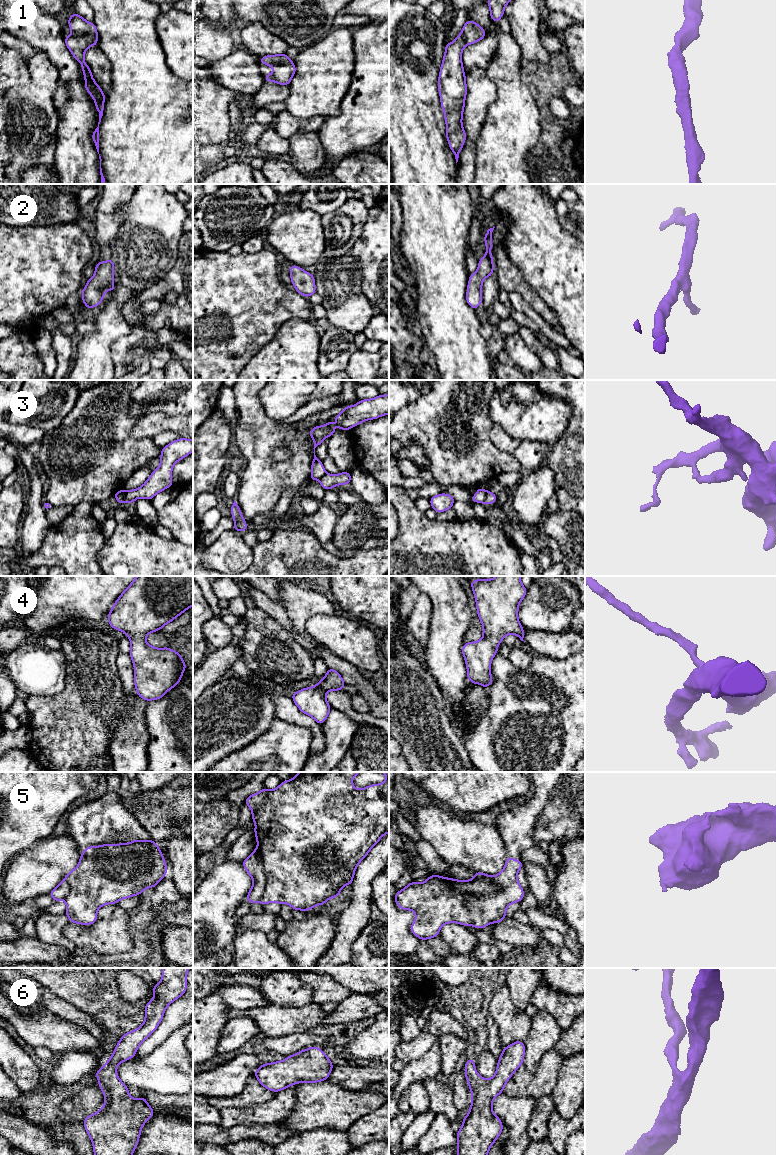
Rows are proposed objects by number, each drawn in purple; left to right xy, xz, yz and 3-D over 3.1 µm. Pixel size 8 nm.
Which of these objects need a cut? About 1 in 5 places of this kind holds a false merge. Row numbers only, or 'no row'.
3, 5

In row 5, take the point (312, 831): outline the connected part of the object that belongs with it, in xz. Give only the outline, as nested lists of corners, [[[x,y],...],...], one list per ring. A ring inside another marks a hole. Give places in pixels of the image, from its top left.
[[[299,772],[293,779],[283,781],[273,789],[262,788],[257,794],[252,794],[246,798],[245,803],[252,811],[252,820],[255,822],[255,836],[257,848],[261,854],[265,874],[267,877],[264,892],[260,898],[262,905],[268,903],[288,904],[294,910],[308,911],[317,905],[325,905],[328,899],[340,895],[341,889],[345,885],[351,885],[354,873],[359,863],[367,856],[369,851],[378,841],[389,833],[389,772],[381,772],[386,776],[386,781],[380,784],[372,784],[363,789],[356,789],[352,779],[362,772]]]

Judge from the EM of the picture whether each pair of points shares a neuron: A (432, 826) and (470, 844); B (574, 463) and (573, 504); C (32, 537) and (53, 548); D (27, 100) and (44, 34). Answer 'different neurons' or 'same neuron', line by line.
A: same neuron
B: same neuron
C: different neurons
D: different neurons

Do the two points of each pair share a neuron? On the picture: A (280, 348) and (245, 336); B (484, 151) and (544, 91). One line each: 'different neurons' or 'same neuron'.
A: different neurons
B: different neurons

